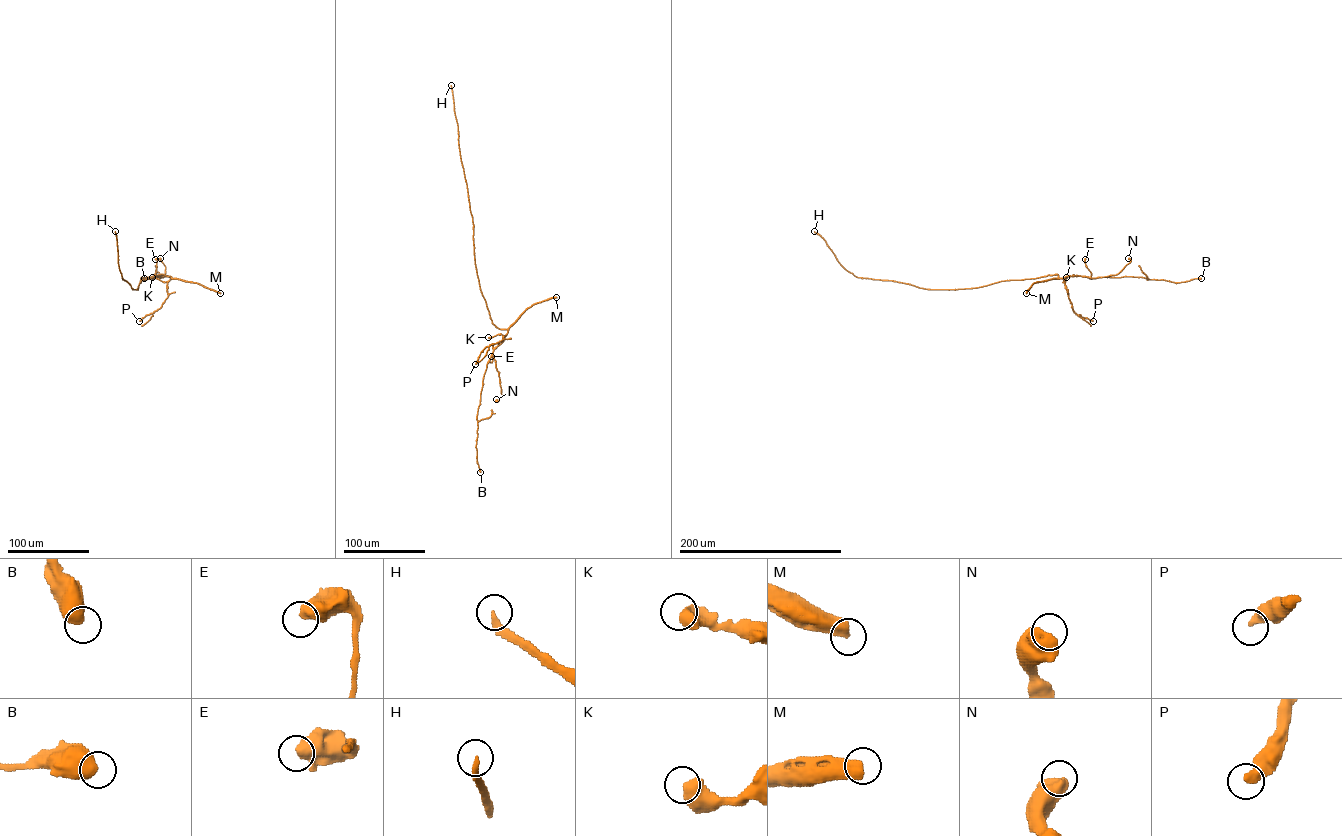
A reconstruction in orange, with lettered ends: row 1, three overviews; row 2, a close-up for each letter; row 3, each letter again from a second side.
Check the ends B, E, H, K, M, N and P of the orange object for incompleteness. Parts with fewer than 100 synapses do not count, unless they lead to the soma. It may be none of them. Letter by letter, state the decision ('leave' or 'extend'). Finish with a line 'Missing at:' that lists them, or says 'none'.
B: leave
E: leave
H: extend
K: leave
M: leave
N: leave
P: leave
Missing at: H

